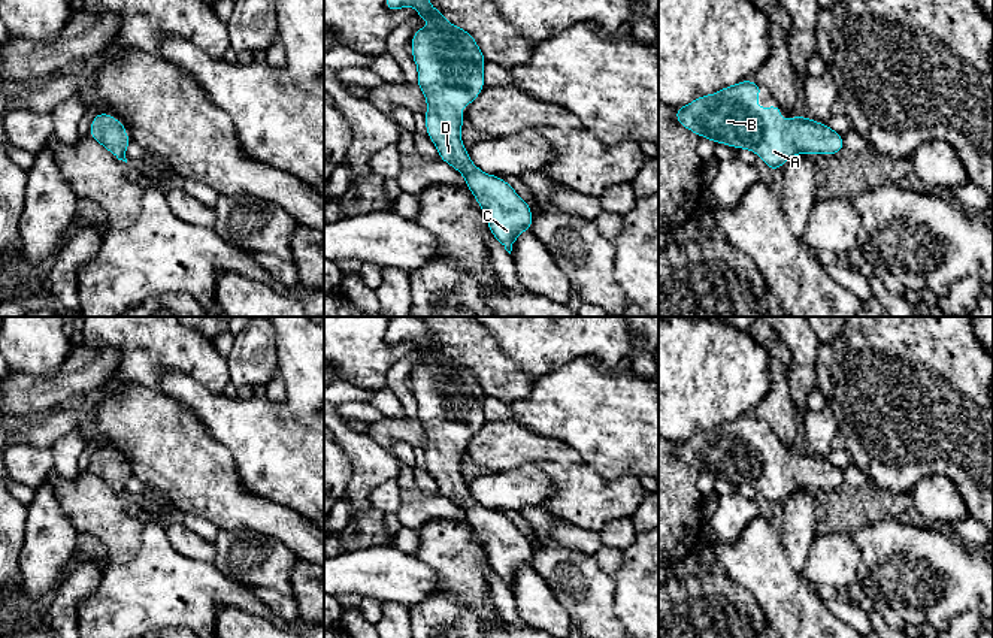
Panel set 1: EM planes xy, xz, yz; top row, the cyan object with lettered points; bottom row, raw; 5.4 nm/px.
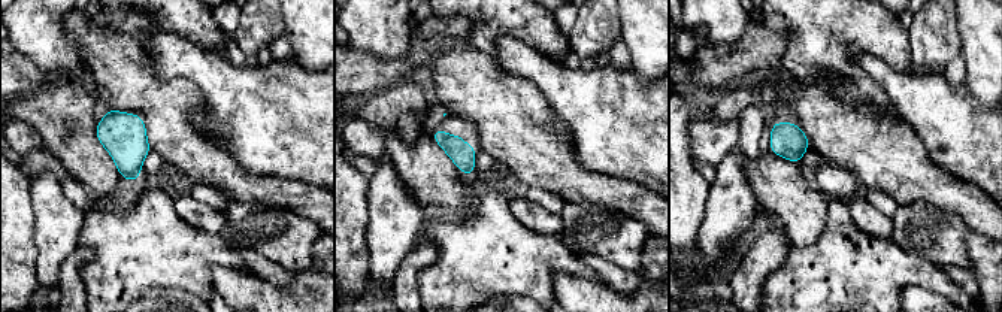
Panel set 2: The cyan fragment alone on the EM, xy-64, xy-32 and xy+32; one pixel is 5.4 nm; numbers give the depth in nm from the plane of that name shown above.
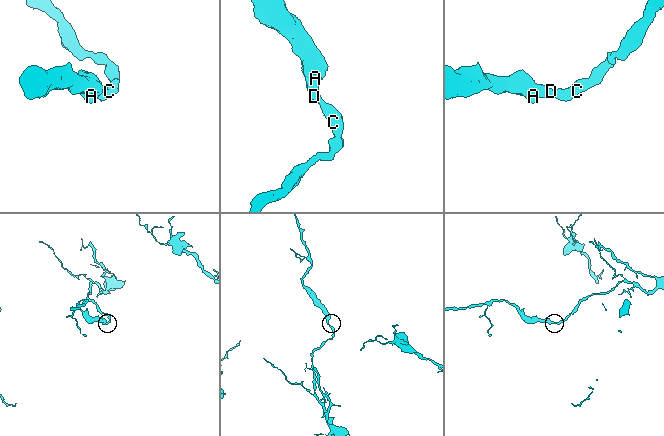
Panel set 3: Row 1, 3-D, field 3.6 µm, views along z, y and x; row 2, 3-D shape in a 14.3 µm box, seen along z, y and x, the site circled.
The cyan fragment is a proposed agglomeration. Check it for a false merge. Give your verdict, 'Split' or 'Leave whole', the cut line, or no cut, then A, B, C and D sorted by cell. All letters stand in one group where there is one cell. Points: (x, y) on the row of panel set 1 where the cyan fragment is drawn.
Leave whole. No split. Groups: A B C D

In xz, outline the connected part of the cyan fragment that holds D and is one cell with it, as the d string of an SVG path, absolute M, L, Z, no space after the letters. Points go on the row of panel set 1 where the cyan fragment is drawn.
M385 0L385 7L390 12L406 6L415 6L420 18L435 24L433 27L423 27L414 31L411 39L411 54L418 69L417 85L429 105L424 114L427 136L438 148L441 160L464 176L466 187L473 193L479 208L485 214L491 235L511 254L518 235L532 230L532 208L505 179L496 175L487 175L476 167L469 158L469 151L461 143L464 114L460 112L458 108L466 105L470 106L484 90L482 70L487 60L473 36L448 22L443 13L435 9L429 0Z

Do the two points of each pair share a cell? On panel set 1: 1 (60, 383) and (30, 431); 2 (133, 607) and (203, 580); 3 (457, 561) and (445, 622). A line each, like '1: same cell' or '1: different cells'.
1: different cells
2: same cell
3: same cell

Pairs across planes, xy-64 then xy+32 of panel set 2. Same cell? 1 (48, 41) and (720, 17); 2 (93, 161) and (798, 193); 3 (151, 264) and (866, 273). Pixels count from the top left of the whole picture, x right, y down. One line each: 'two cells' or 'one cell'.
1: one cell
2: one cell
3: one cell

